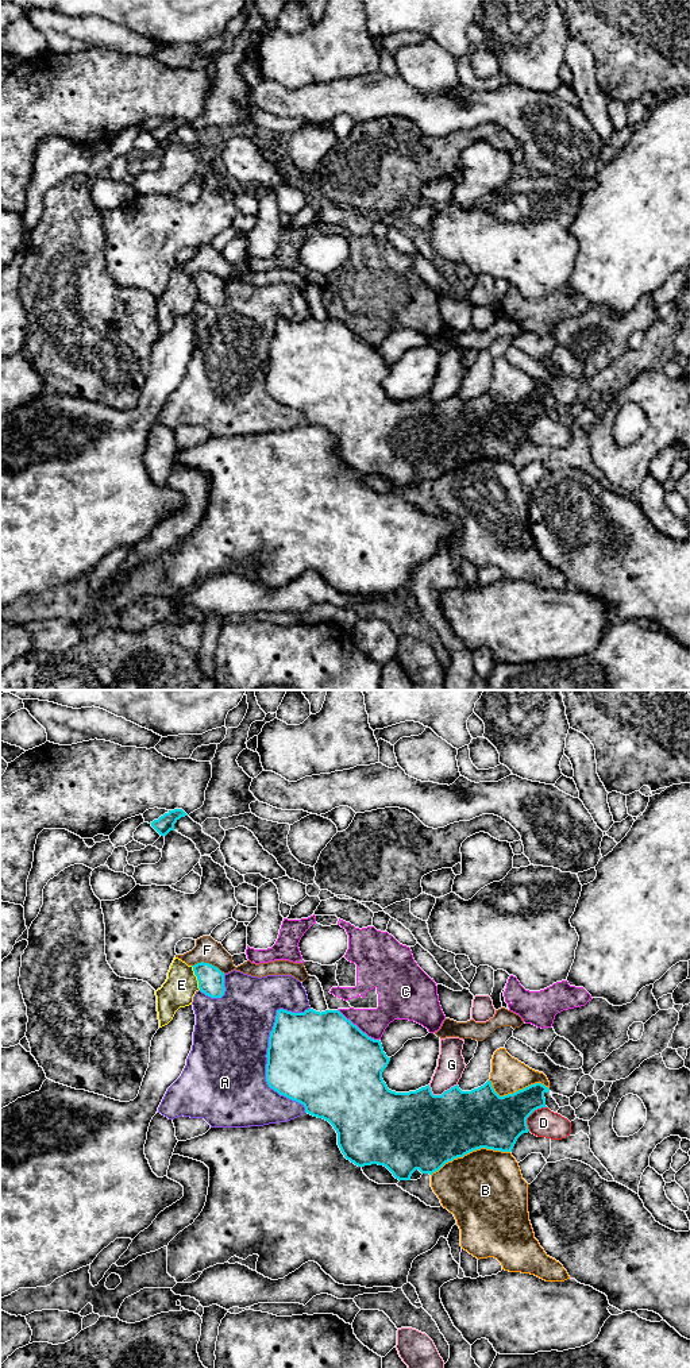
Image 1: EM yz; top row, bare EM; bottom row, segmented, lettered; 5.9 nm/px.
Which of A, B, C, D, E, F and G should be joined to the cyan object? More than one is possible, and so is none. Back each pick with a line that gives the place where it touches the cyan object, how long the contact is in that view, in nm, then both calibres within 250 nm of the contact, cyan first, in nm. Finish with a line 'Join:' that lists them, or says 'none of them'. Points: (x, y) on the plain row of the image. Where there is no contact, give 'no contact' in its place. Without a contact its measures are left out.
F: yz (208, 272) | 200 nm | 160/150 nm
Join: F

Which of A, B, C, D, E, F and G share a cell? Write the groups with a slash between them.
A / B / C / D / E / F / G

